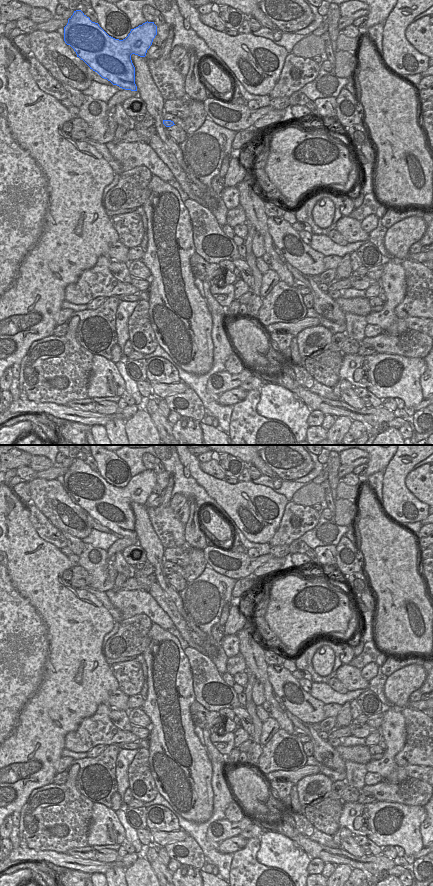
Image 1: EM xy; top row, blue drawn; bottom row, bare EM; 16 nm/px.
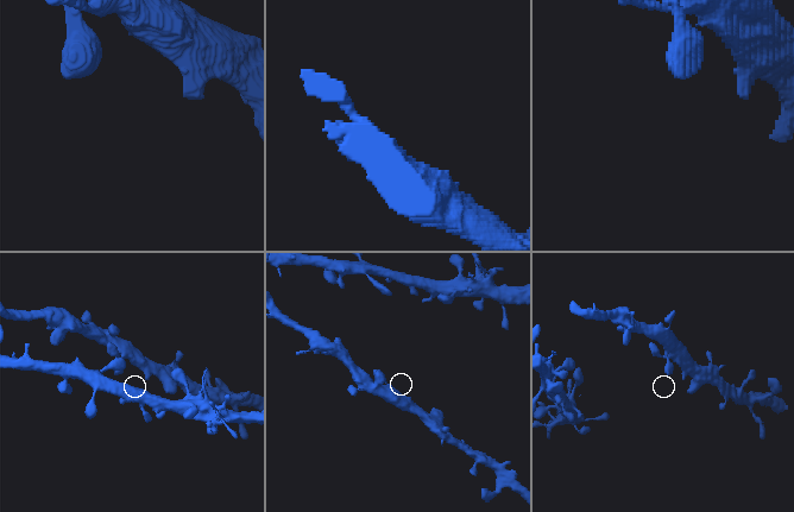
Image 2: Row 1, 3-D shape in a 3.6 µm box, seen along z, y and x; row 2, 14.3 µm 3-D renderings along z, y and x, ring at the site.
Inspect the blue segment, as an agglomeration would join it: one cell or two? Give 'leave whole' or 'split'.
leave whole

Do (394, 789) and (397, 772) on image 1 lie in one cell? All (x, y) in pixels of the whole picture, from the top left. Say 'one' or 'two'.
two

